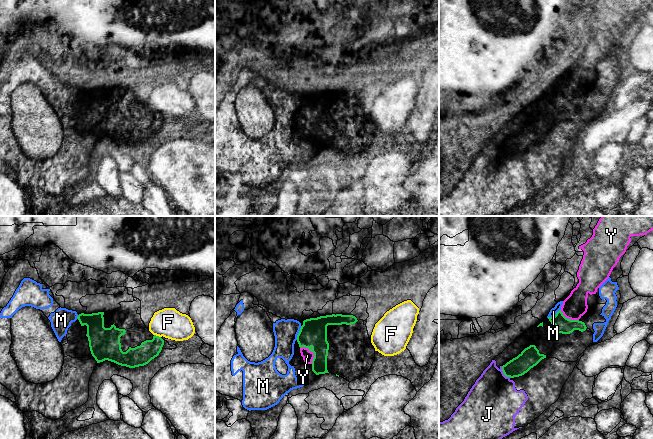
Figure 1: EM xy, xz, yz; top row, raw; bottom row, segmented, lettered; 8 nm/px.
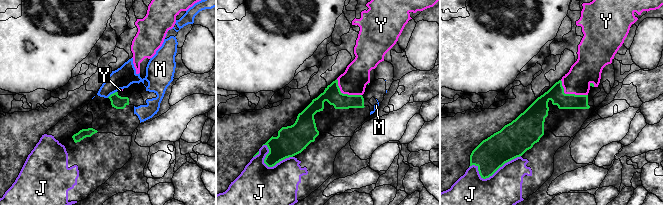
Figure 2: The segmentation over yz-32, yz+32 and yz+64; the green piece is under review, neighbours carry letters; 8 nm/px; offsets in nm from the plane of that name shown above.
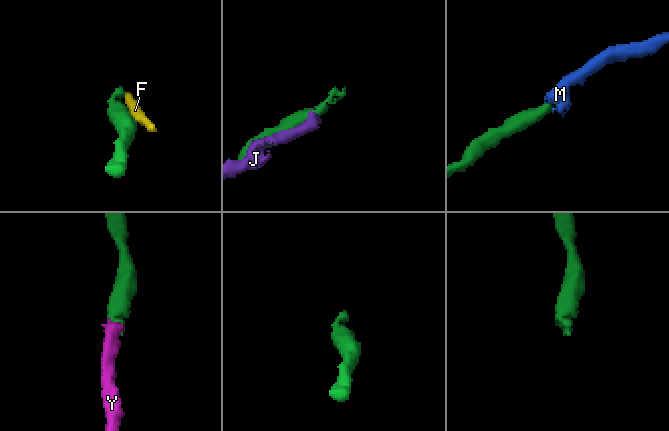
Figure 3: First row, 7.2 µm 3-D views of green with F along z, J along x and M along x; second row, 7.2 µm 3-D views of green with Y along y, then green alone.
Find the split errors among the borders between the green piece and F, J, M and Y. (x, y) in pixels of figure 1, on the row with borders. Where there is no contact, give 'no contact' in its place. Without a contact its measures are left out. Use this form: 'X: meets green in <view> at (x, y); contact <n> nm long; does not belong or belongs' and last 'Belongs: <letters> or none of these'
F: meets green in xy at (157, 336); contact 60 nm long; does not belong
J: meets green in yz at (503, 372); contact 120 nm long; does not belong
M: meets green in yz at (554, 316); contact 130 nm long; does not belong
Y: meets green in xz at (312, 351); contact 170 nm long; belongs
Belongs: Y

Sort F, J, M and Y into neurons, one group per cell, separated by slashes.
F / J M / Y

